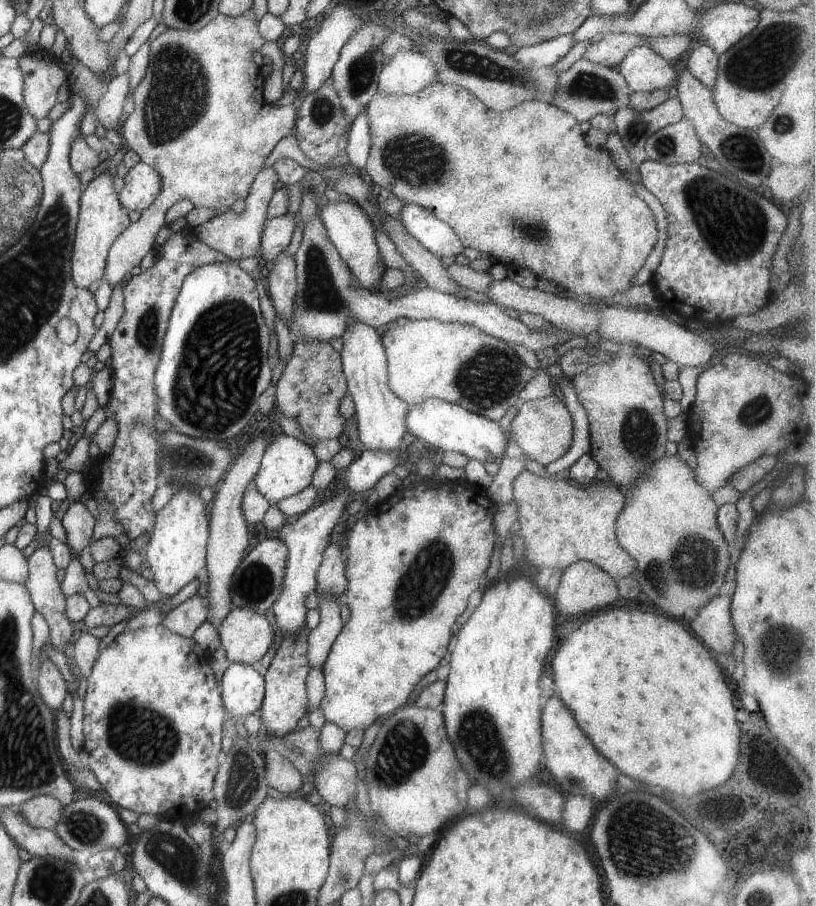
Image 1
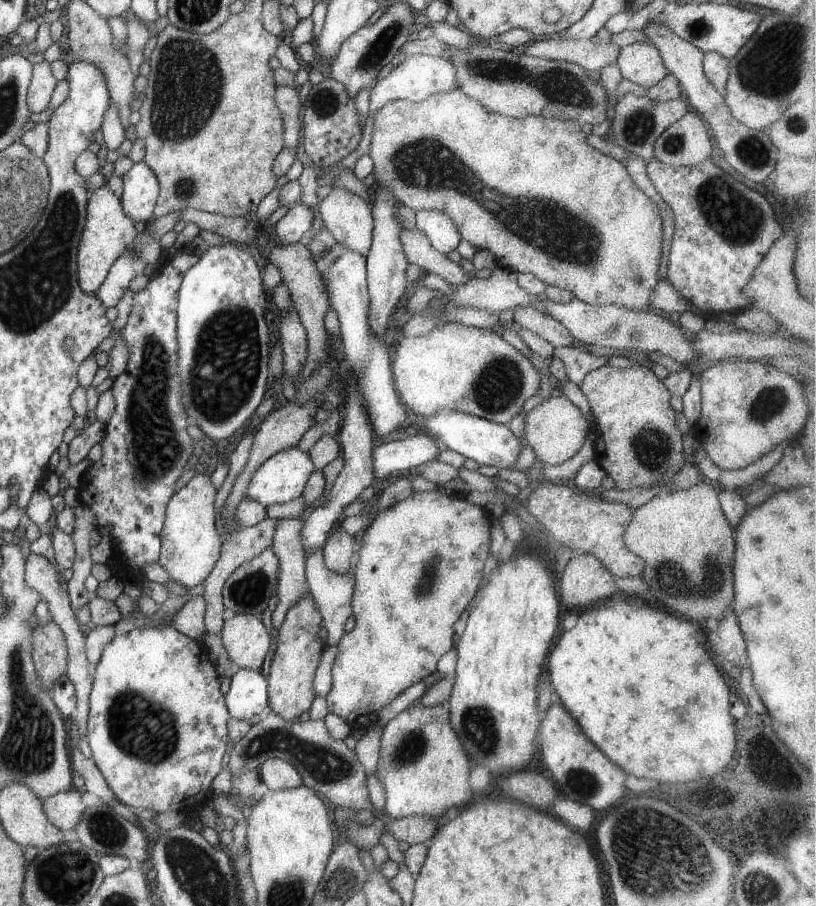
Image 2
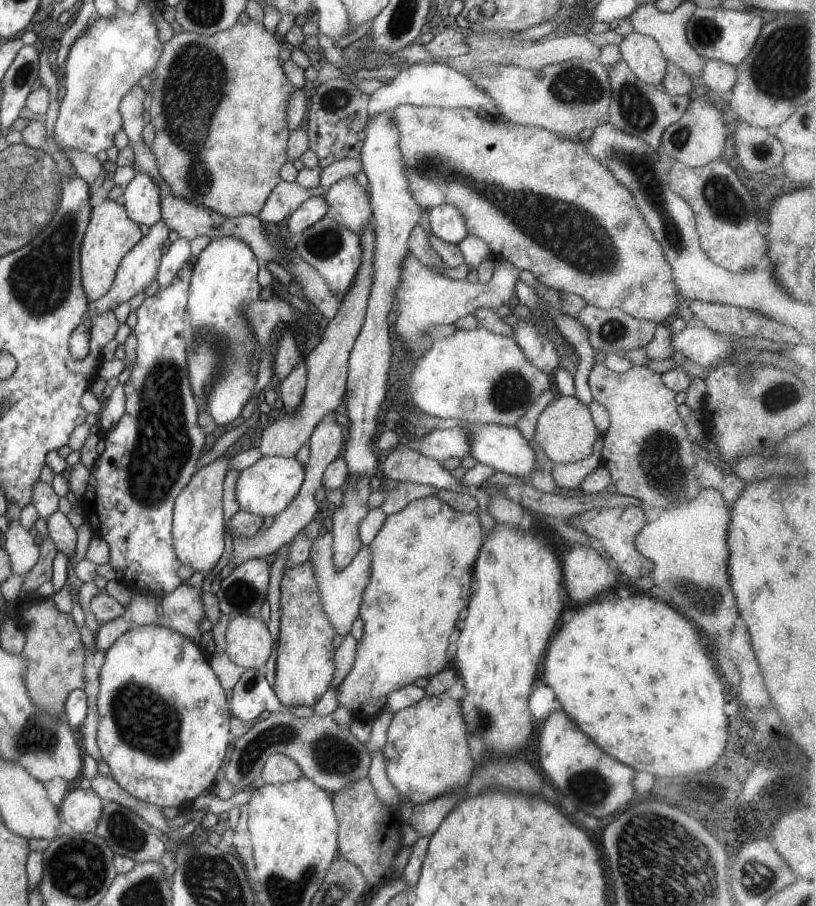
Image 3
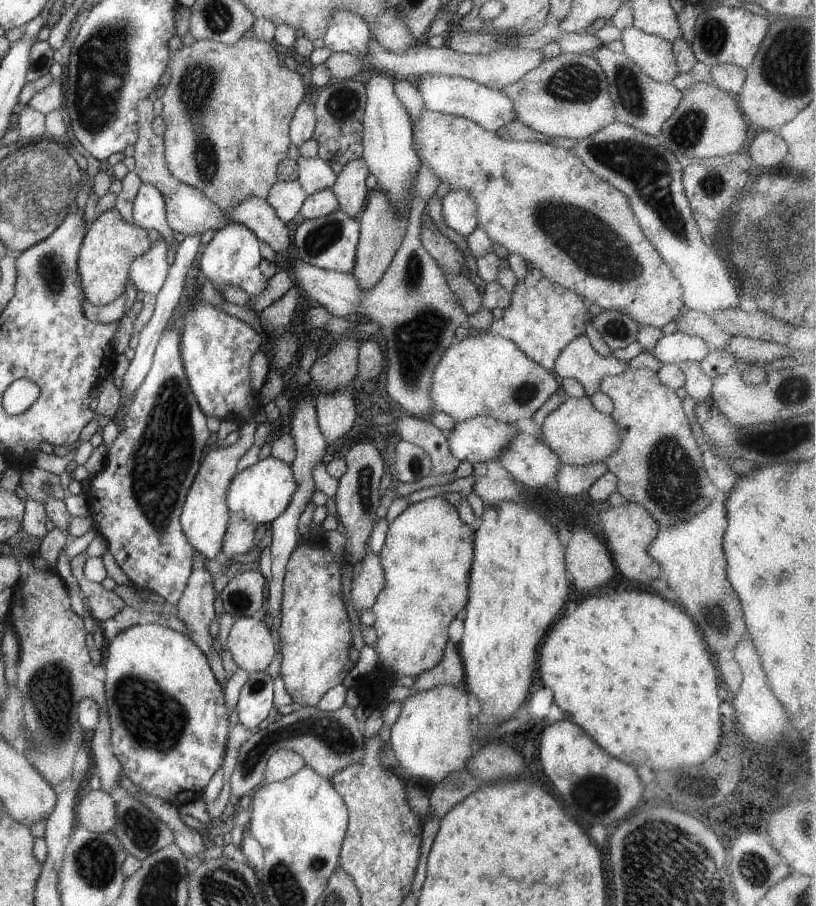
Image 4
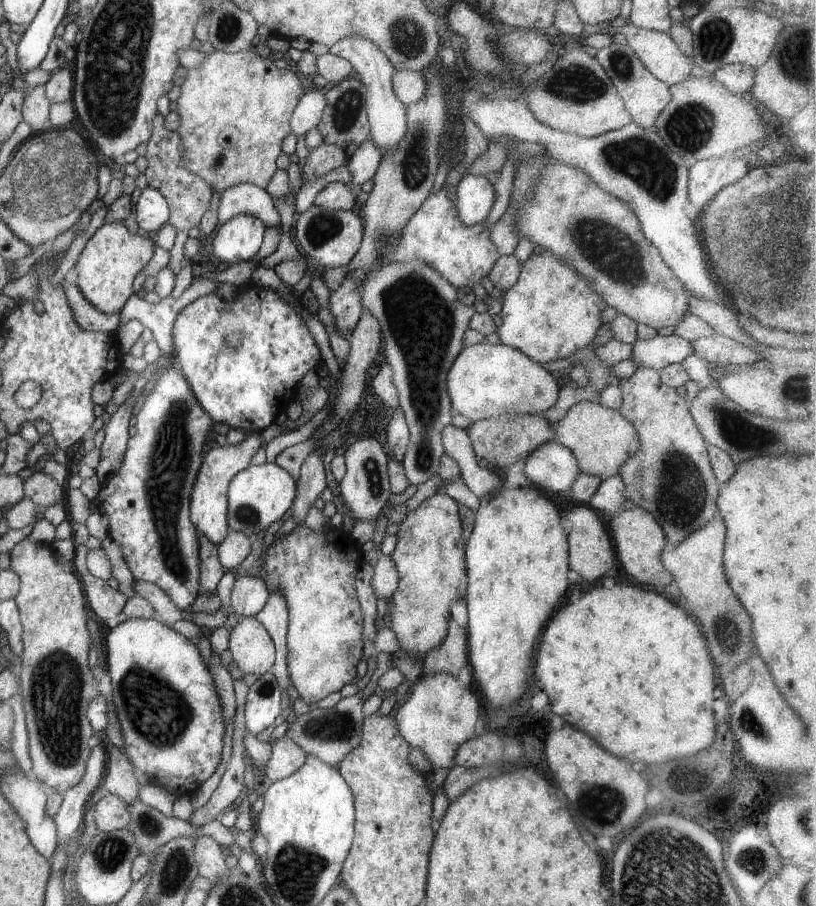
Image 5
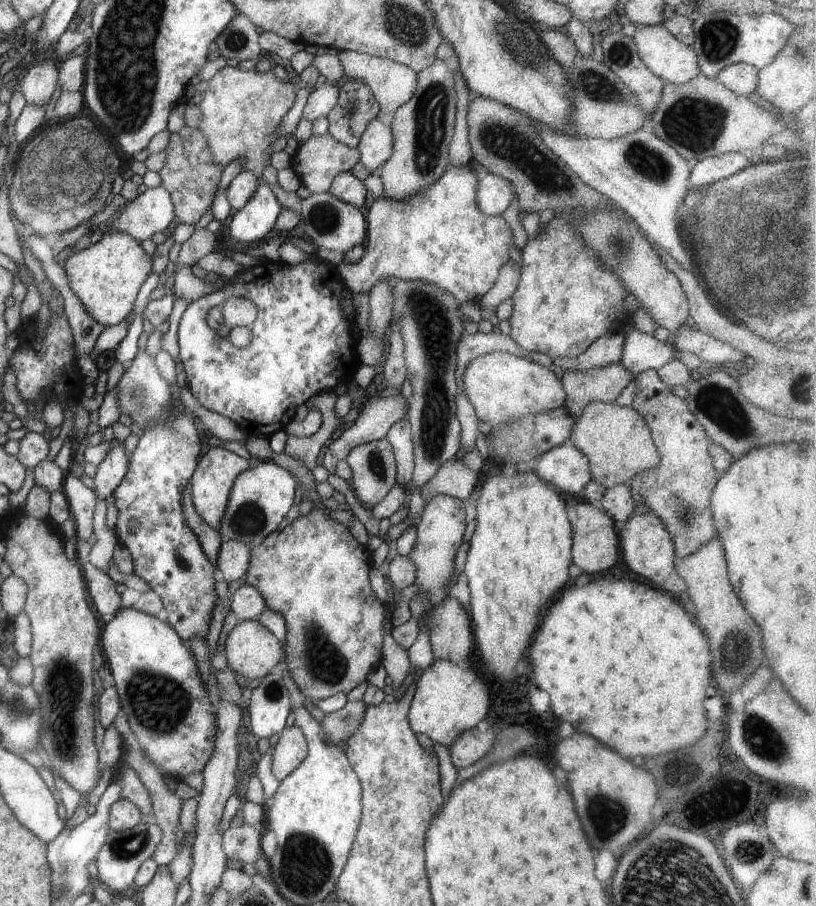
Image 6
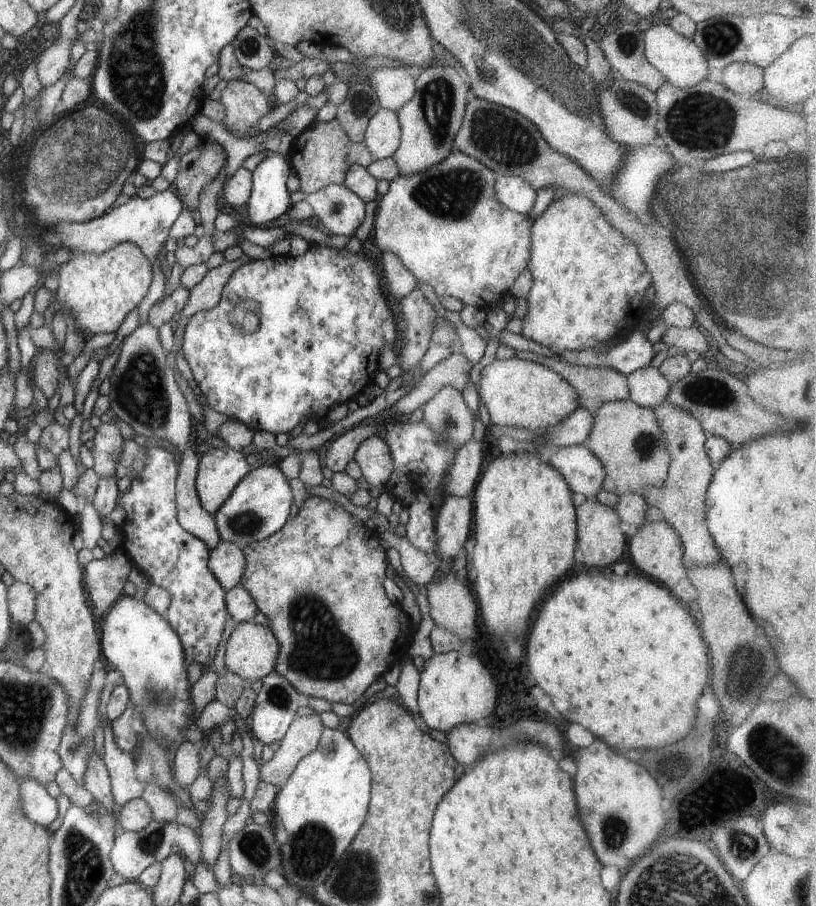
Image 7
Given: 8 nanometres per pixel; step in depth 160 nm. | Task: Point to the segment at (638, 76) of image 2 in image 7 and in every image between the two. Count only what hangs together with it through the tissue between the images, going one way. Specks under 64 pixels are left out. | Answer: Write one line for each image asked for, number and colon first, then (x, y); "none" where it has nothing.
3: (642, 56)
4: (653, 55)
5: (656, 50)
6: (666, 57)
7: (680, 62)

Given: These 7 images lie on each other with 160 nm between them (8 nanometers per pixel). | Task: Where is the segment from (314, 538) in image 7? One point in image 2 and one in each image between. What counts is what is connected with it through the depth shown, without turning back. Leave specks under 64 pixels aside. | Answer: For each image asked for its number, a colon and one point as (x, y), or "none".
2: (290, 691)
3: (304, 661)
4: (314, 632)
5: (324, 641)
6: (313, 571)

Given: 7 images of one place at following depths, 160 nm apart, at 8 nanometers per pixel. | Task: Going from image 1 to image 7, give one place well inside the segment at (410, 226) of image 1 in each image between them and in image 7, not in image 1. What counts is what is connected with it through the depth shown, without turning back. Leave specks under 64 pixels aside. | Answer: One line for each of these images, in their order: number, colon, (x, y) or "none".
2: (443, 237)
3: (445, 223)
4: (458, 209)
5: (474, 195)
6: (493, 193)
7: (511, 192)

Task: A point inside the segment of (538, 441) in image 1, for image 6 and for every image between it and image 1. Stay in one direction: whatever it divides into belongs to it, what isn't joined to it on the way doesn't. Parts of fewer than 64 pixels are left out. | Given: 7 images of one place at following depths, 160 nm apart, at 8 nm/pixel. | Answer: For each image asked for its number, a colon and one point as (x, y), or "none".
2: (555, 429)
3: (564, 431)
4: (578, 434)
5: (601, 440)
6: (617, 443)

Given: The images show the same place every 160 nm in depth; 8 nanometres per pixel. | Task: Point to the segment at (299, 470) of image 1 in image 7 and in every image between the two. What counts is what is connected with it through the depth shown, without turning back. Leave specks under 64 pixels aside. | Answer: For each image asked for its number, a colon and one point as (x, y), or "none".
2: (282, 477)
3: (265, 488)
4: (258, 494)
5: (258, 495)
6: (261, 496)
7: (259, 505)

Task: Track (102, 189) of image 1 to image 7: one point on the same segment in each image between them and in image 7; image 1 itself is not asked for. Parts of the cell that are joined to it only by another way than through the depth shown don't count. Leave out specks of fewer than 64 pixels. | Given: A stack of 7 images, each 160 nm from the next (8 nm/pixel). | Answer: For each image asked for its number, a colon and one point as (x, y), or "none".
2: (106, 231)
3: (109, 234)
4: (106, 250)
5: (111, 258)
6: (106, 277)
7: (99, 290)

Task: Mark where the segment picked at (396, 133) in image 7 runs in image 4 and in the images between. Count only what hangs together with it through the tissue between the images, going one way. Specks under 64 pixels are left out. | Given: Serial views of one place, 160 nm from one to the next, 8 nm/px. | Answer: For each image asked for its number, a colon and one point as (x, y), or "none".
4: (349, 189)
5: (362, 162)
6: (375, 144)

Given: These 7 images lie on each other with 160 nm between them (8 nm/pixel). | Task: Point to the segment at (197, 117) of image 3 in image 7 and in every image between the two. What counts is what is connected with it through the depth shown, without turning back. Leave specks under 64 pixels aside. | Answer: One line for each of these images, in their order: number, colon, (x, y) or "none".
4: (226, 108)
5: (234, 108)
6: (240, 109)
7: (243, 104)

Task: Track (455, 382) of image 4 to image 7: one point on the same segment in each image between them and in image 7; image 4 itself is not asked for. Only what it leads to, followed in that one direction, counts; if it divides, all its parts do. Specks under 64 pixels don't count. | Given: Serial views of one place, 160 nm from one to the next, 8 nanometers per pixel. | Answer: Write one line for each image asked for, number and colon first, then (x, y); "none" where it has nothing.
5: (484, 380)
6: (500, 386)
7: (518, 393)

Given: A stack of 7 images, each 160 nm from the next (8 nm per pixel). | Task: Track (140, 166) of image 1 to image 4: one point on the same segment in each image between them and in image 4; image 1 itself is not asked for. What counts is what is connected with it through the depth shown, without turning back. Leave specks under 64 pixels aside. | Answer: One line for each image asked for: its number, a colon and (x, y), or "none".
2: (140, 188)
3: (141, 197)
4: (148, 209)

